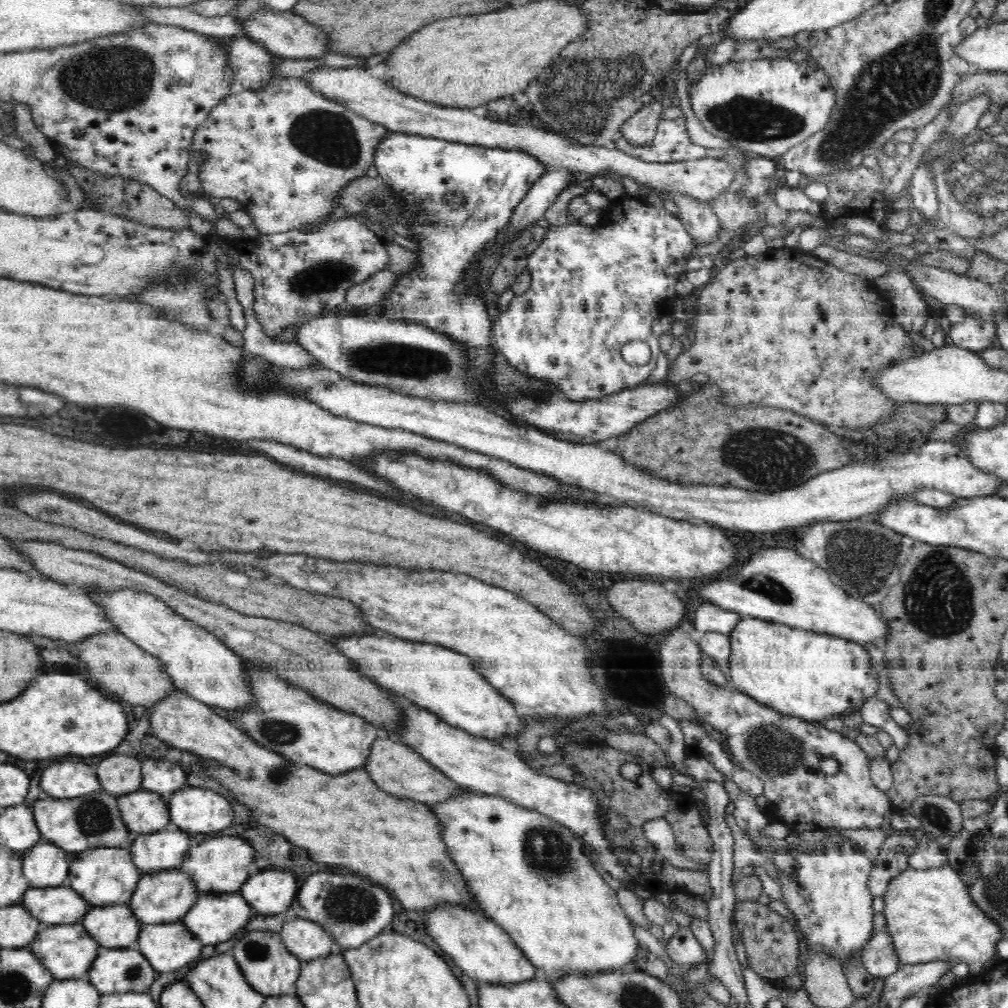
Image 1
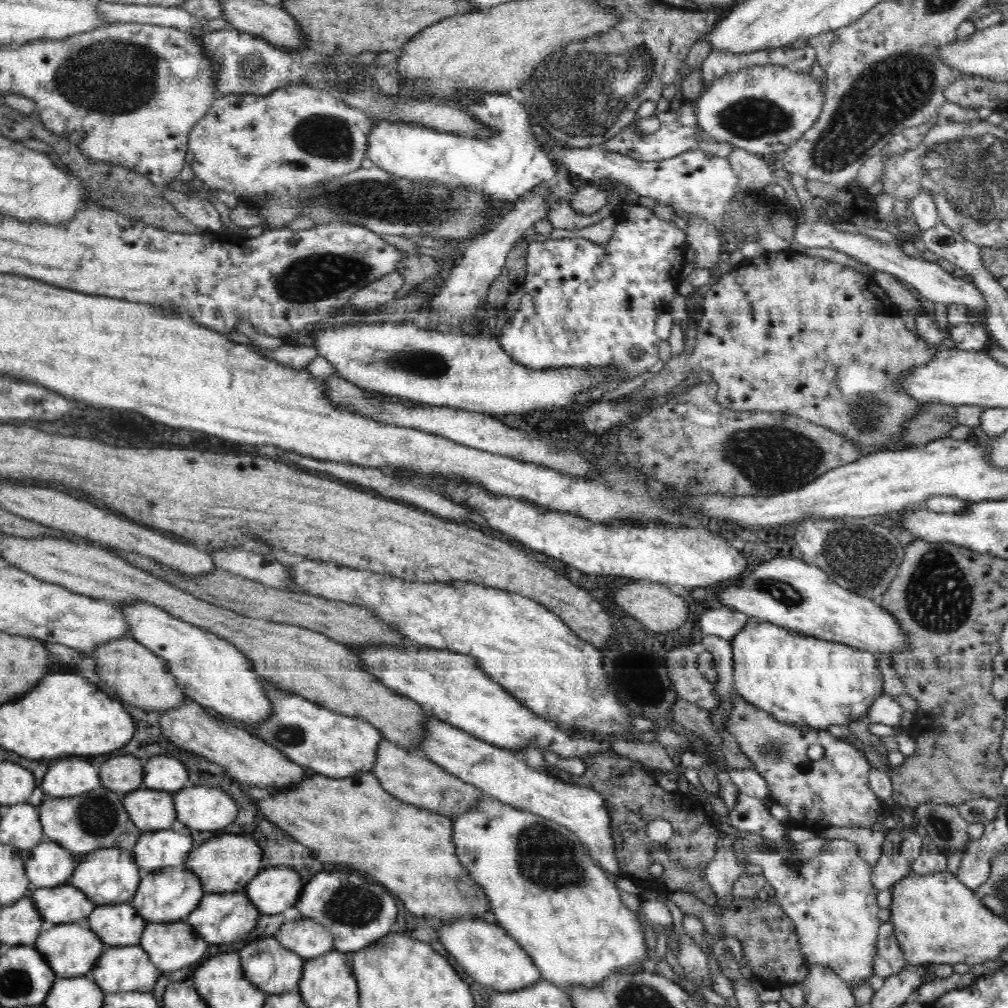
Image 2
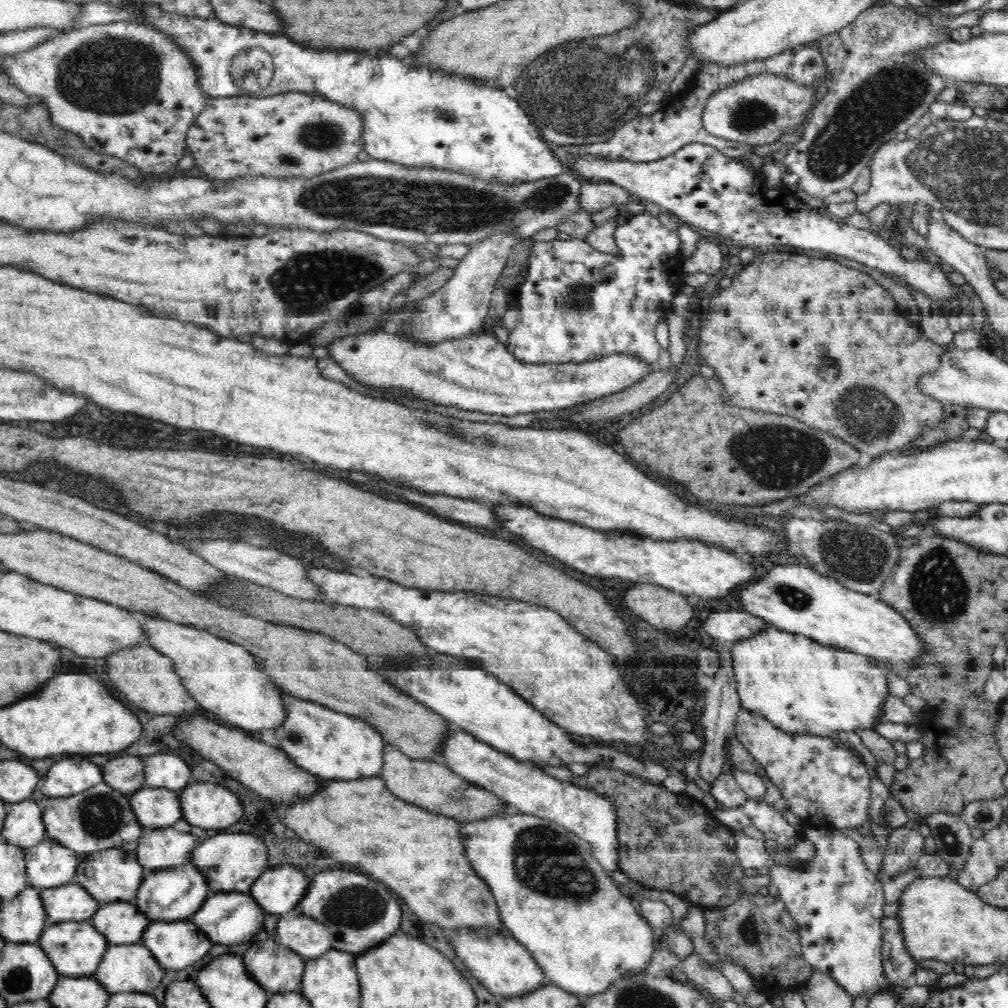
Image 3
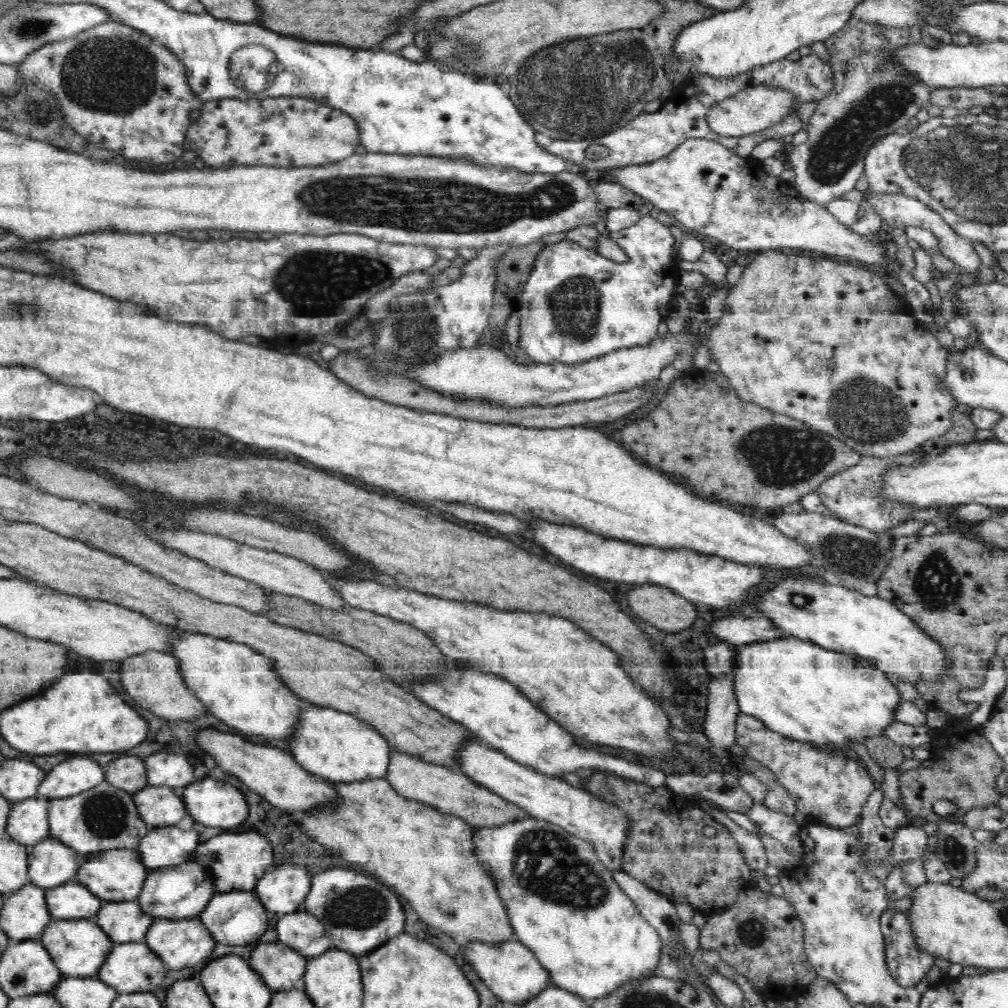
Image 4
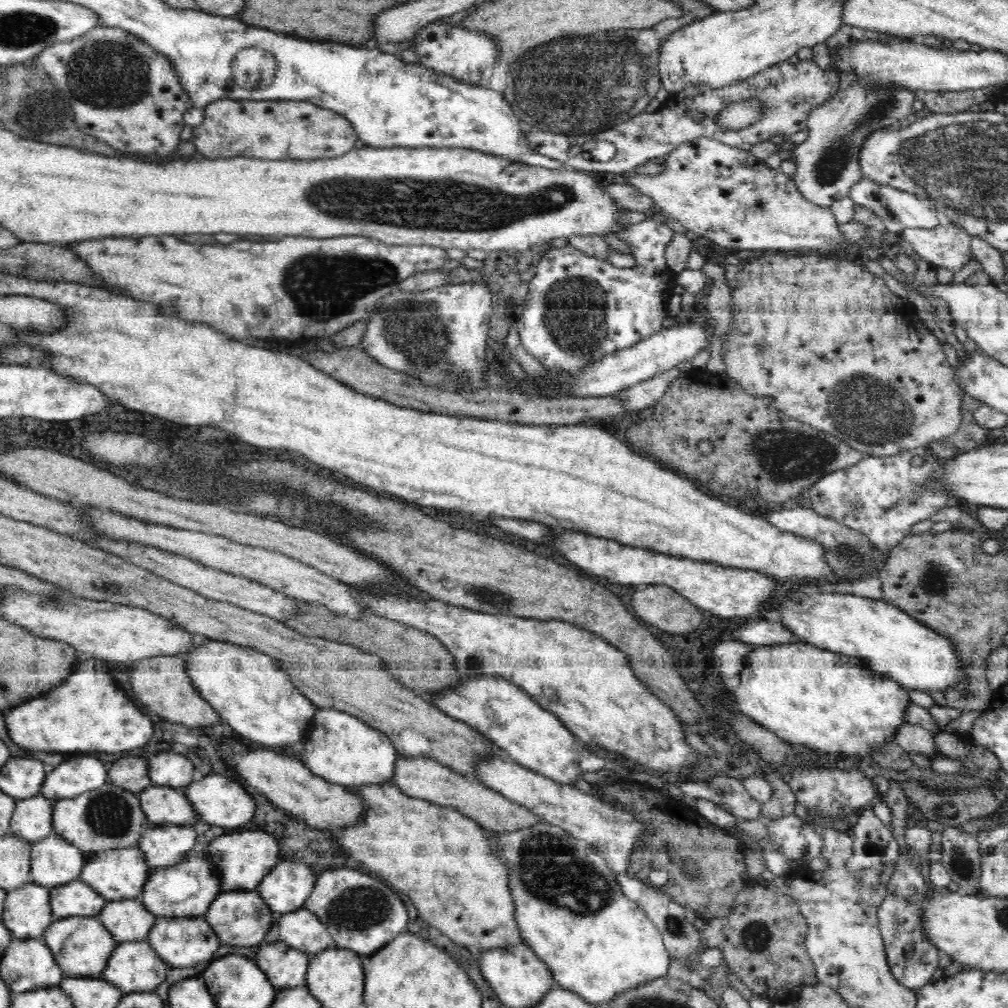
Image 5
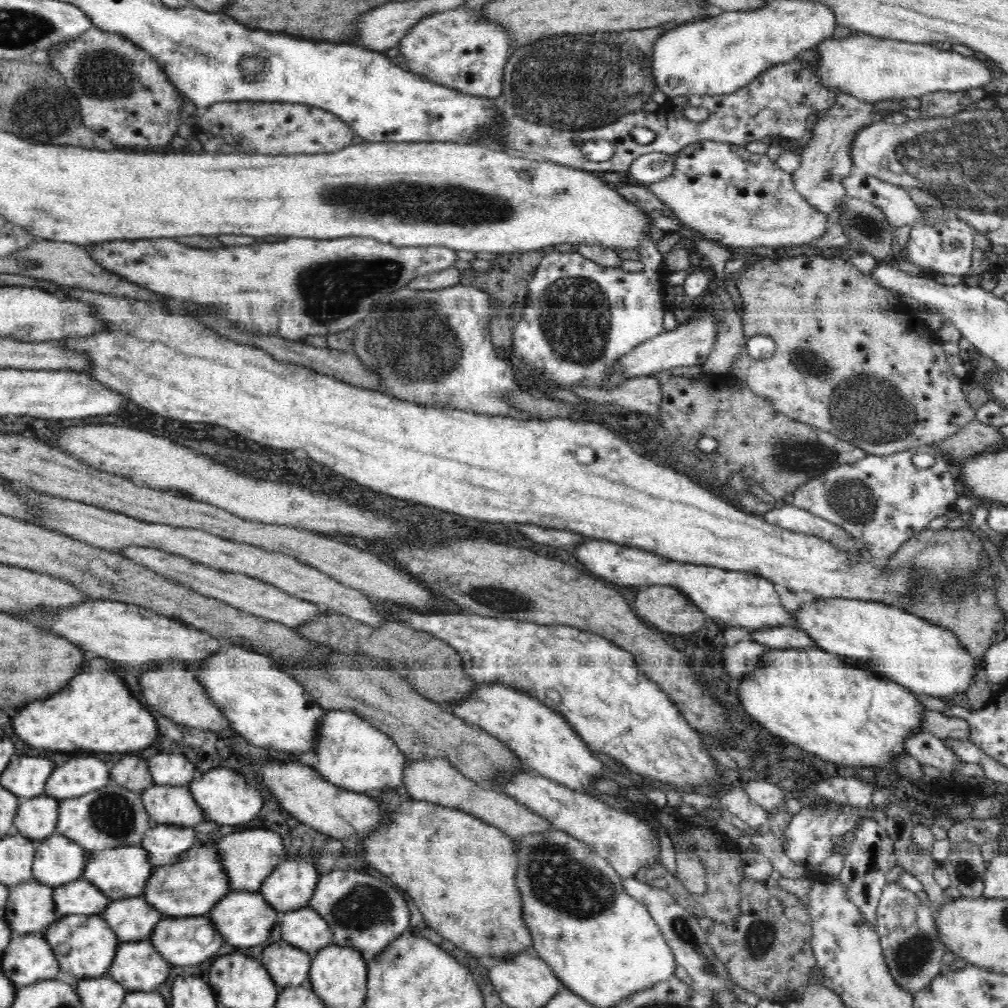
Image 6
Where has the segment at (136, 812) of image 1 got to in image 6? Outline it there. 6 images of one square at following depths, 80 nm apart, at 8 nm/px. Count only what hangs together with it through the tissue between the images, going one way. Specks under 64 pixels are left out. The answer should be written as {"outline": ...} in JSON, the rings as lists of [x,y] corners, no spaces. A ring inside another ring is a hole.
{"outline":[[[152,784],[142,794],[143,805],[148,815],[151,817],[153,824],[173,825],[190,827],[194,824],[200,824],[205,816],[202,815],[200,807],[197,806],[196,800],[192,800],[192,794],[188,792],[187,786],[173,787],[170,785]]]}

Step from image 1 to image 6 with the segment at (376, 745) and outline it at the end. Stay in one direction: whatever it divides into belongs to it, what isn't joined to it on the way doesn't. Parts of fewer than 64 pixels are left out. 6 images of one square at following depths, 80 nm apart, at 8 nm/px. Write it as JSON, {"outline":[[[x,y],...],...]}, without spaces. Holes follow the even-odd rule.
{"outline":[[[446,759],[409,760],[409,764],[404,766],[401,774],[402,789],[412,799],[426,800],[444,808],[461,810],[461,812],[500,829],[512,840],[518,836],[524,836],[526,833],[536,833],[553,828],[548,819],[531,812],[528,807],[520,804],[510,795],[479,784],[460,774],[460,771],[456,770],[456,767]]]}

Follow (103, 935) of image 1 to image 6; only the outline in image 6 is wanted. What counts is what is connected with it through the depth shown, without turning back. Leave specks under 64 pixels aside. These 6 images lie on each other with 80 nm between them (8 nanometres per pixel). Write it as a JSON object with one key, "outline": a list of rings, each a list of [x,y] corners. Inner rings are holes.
{"outline":[[[144,896],[112,902],[102,916],[122,942],[148,938],[160,918],[164,917],[154,908],[148,908]]]}

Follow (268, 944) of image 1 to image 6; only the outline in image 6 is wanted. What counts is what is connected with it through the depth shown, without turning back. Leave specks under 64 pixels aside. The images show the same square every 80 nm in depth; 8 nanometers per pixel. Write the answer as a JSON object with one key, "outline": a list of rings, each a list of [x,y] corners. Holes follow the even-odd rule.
{"outline":[[[284,940],[264,950],[264,964],[274,983],[283,987],[299,987],[307,984],[311,969],[311,958],[302,949],[284,944]]]}

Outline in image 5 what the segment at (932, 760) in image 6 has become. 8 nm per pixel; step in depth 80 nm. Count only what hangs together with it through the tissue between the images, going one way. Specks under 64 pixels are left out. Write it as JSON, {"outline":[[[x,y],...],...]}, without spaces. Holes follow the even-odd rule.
{"outline":[[[907,723],[896,730],[894,741],[908,754],[917,754],[936,759],[942,756],[937,750],[934,734],[924,727]]]}

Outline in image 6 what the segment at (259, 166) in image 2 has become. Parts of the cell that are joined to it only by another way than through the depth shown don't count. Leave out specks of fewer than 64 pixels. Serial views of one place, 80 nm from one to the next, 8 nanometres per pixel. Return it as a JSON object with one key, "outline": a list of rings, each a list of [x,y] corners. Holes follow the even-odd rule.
{"outline":[[[254,101],[219,102],[200,113],[193,135],[201,142],[204,151],[214,155],[240,153],[249,155],[320,155],[331,154],[352,145],[355,132],[339,116],[322,108],[300,103],[273,103]]]}

